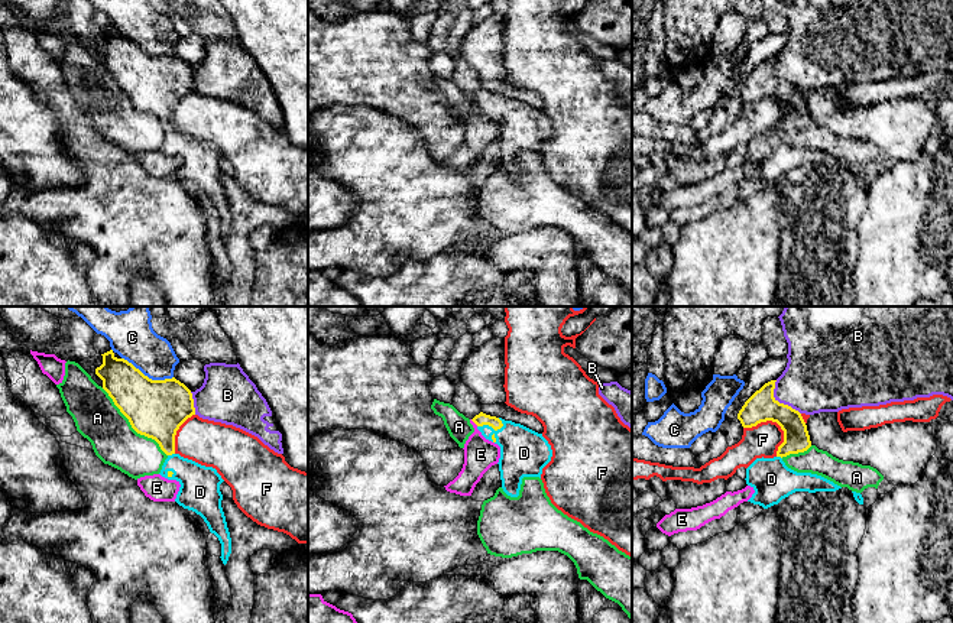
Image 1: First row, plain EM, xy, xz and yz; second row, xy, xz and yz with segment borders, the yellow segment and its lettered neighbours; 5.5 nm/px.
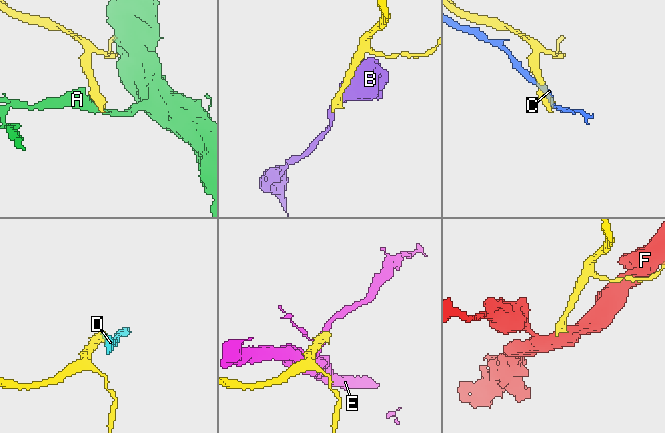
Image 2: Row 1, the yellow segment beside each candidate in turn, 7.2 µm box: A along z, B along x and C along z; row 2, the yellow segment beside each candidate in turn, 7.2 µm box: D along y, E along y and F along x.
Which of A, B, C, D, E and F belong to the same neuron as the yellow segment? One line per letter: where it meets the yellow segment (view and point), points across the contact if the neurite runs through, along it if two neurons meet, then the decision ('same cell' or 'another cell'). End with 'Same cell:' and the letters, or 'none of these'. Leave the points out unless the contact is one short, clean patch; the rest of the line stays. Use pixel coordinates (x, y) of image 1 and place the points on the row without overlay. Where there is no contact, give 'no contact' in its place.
A: meets yellow in xy at (132, 103); another cell
B: meets yellow in yz at (778, 78); another cell
C: meets yellow in xy at (146, 52); another cell
D: meets yellow in xz at (490, 101); runs through xz (480, 96), (490, 101), (503, 109), (524, 129); same cell
E: meets yellow in xz at (475, 99); border along xz (470, 96), (477, 101); another cell
F: meets yellow in yz at (777, 99); another cell
Same cell: D

